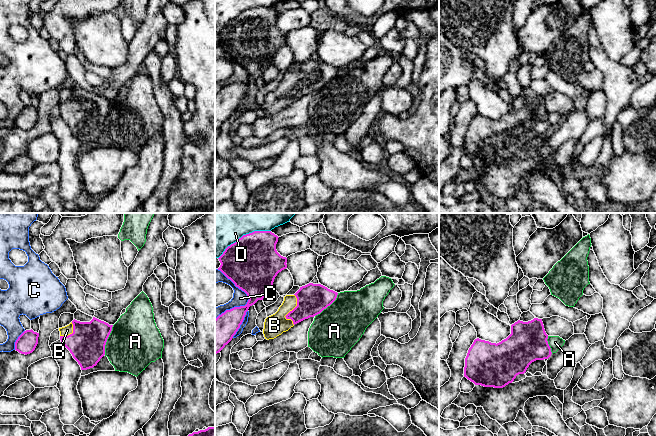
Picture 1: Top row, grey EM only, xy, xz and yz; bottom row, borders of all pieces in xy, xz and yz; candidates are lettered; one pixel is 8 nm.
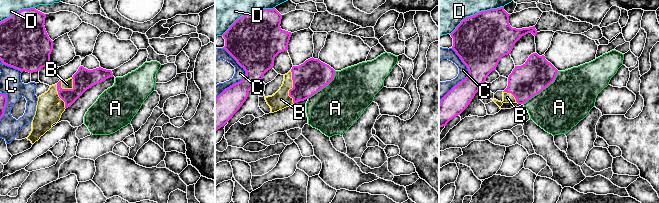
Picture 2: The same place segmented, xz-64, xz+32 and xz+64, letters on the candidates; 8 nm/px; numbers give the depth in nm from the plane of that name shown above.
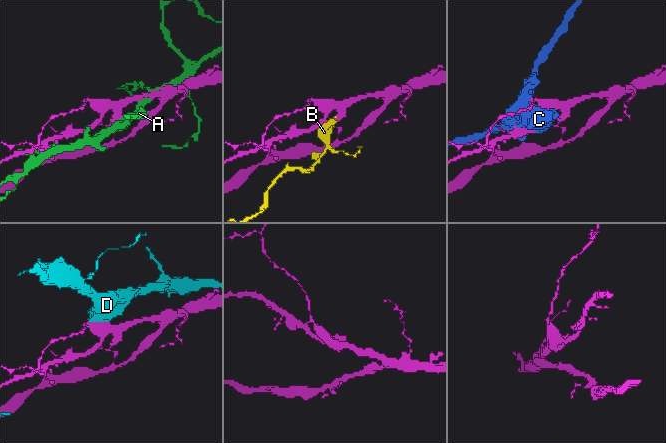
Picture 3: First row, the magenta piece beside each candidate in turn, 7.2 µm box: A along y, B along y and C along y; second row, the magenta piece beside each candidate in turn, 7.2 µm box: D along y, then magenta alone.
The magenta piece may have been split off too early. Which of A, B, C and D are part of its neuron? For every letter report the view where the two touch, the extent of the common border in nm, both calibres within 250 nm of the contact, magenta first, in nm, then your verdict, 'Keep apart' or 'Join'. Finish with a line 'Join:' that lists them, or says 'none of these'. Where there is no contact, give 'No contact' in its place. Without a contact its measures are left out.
A: Touches magenta in xy. Shared border 260 nm. Thickness 280 nm (magenta) against 420 nm. Keep apart
B: Touches magenta in xz. Shared border 240 nm. Thickness 240 nm (magenta) against 170 nm. Join
C: Touches magenta in xz. Shared border 400 nm. Thickness 360 nm (magenta) against 120 nm. Keep apart
D: Touches magenta in xz. Shared border 480 nm. Thickness 440 nm (magenta) against 500 nm. Keep apart
Join: B

